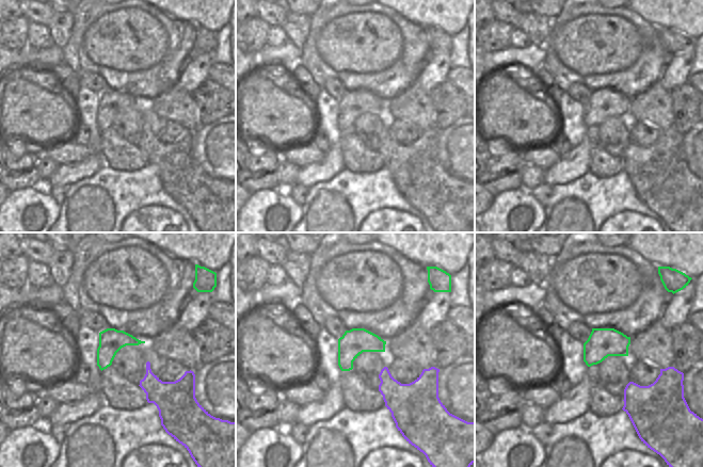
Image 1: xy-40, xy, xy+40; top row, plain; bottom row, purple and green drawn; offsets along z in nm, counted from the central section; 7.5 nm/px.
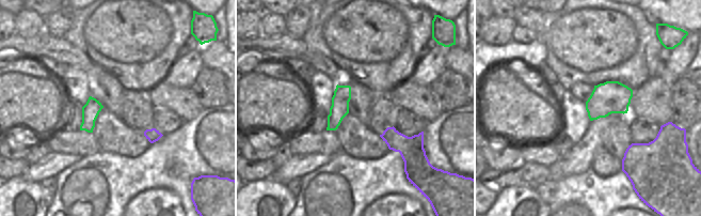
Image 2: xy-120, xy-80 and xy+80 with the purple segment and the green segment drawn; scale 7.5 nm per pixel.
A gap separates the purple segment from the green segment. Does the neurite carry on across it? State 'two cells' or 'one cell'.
two cells

